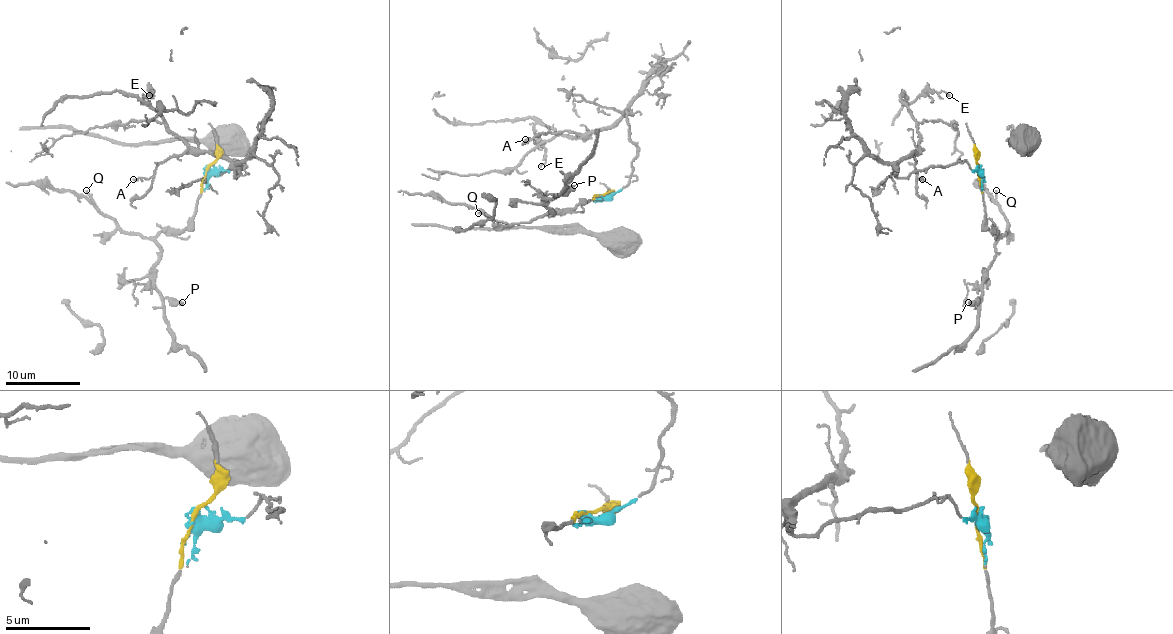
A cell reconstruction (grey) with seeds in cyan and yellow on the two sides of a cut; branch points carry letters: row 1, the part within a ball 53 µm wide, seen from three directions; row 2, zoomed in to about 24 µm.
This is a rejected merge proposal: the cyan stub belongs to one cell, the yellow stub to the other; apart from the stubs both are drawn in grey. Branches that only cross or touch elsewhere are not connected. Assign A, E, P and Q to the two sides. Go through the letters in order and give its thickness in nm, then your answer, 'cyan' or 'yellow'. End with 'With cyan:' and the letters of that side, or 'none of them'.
A: 130 nm | cyan
E: 110 nm | cyan
P: 400 nm | yellow
Q: 160 nm | yellow
With cyan: A, E

